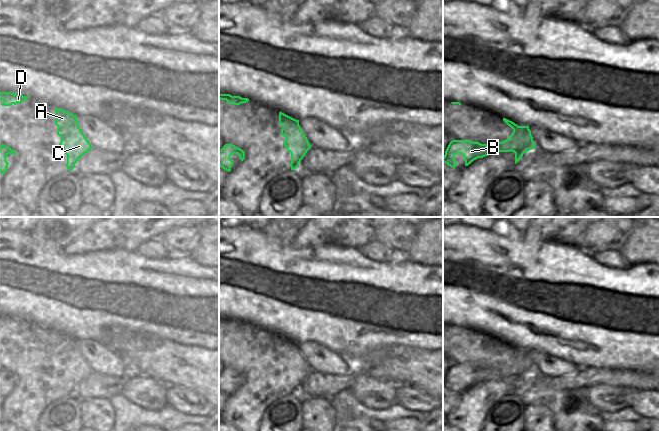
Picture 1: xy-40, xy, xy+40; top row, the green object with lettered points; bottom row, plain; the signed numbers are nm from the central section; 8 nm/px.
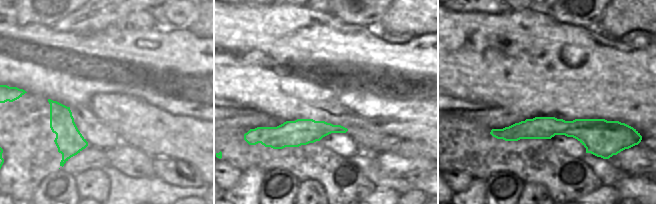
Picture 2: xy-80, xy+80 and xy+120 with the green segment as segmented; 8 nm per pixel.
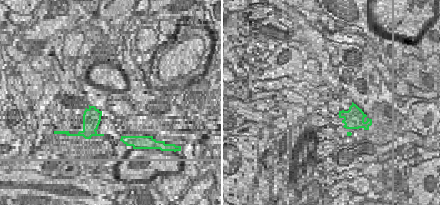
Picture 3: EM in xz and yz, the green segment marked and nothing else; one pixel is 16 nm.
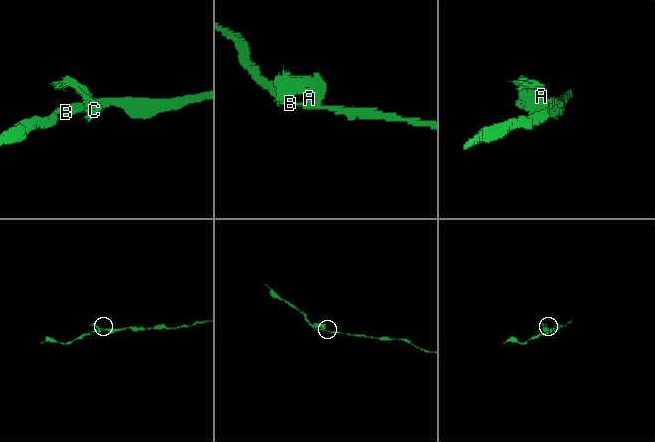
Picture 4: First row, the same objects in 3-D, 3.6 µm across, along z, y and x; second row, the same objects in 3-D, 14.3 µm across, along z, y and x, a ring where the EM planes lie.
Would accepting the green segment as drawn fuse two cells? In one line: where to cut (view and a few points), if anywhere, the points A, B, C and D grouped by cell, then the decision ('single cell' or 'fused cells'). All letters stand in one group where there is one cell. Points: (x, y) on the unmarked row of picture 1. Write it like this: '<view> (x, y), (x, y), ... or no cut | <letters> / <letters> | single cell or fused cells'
xy+40 (512, 374), (524, 376) | A C D / B | fused cells

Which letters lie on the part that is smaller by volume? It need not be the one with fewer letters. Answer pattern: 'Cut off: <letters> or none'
Cut off: A, C, D

